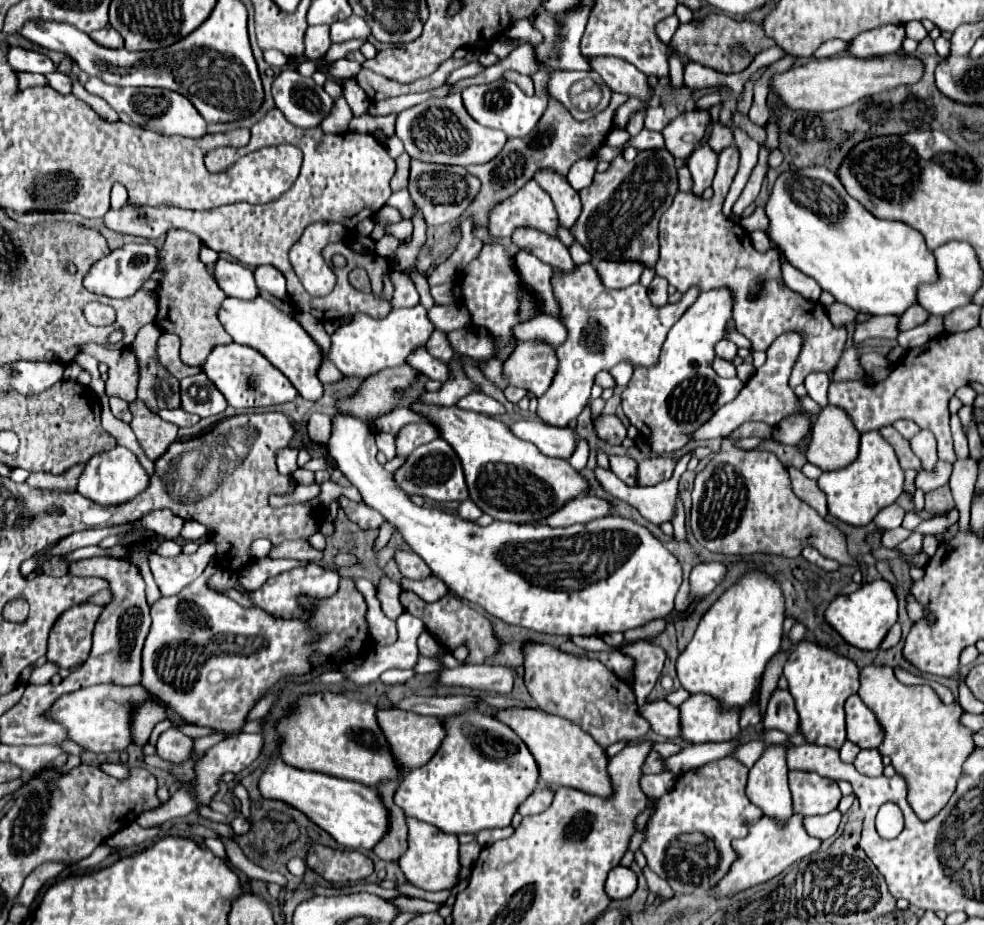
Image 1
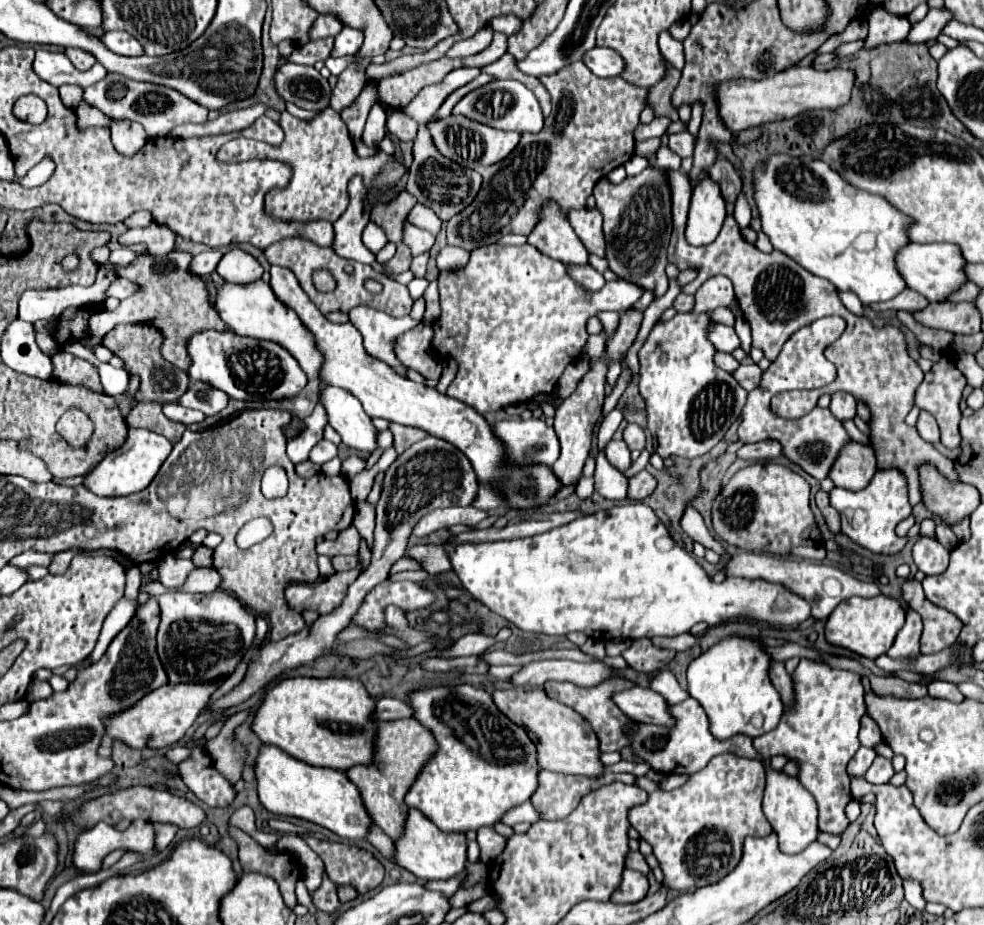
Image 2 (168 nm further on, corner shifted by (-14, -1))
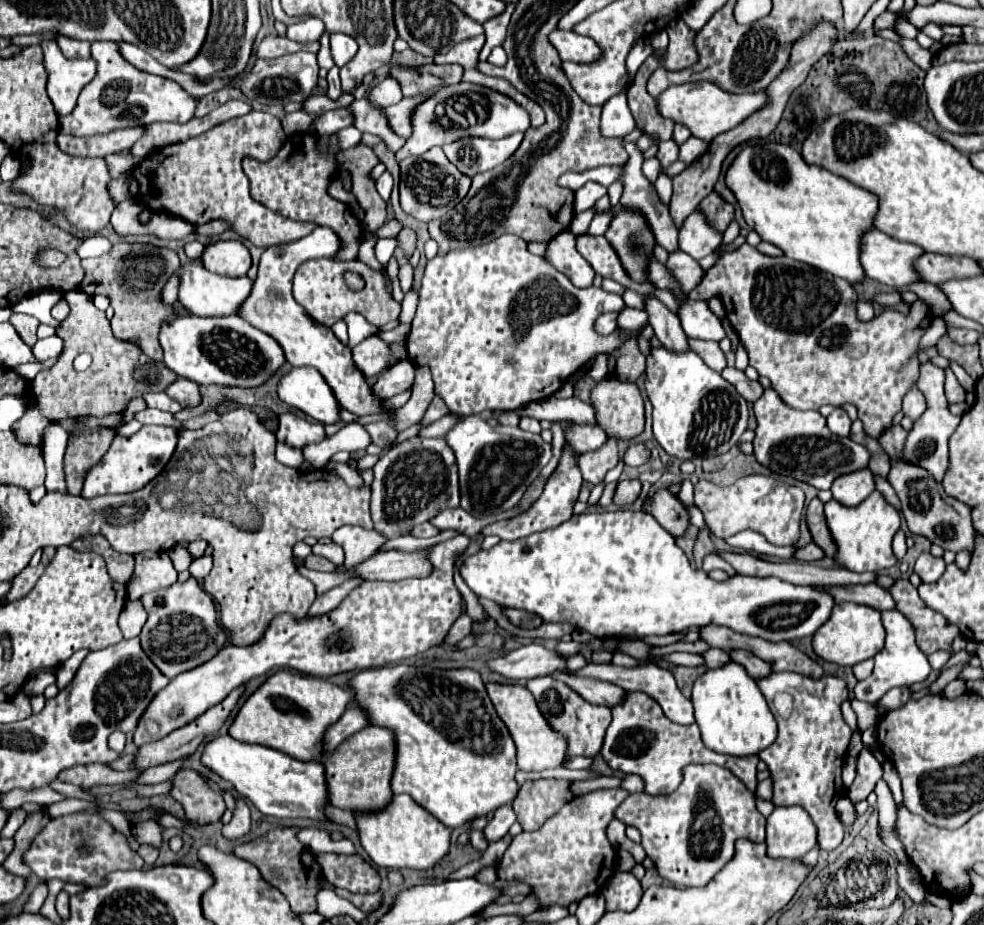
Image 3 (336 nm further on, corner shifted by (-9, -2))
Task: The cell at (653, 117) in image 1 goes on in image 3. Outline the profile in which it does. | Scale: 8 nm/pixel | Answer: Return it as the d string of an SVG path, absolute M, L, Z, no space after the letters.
M653 156L650 159L647 159L643 162L642 171L643 174L649 179L652 183L654 183L661 172L661 165L659 160Z

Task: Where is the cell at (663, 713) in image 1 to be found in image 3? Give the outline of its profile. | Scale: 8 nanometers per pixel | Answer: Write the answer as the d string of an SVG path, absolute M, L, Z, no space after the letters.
M551 673L555 679L561 679L567 683L571 689L575 689L585 701L593 705L605 705L605 707L615 707L625 701L625 691L621 687L605 683L605 681L593 681L593 679L579 679L573 675L563 675L563 673Z

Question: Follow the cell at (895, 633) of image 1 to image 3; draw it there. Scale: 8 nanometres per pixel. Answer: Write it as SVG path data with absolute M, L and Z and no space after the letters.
M889 609L889 611L881 613L881 617L885 623L885 631L887 631L885 647L875 657L875 669L873 669L871 677L867 677L855 685L855 697L859 701L879 701L879 697L883 697L891 687L921 683L931 673L931 665L929 665L925 653L915 645L915 631L913 631L913 625L909 623L909 619L899 609Z

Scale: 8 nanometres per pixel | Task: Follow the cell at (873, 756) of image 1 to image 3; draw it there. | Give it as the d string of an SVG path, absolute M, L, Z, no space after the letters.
M863 749L859 753L859 759L857 759L857 777L855 777L853 785L847 789L847 797L853 803L865 799L875 789L875 785L881 777L883 777L881 763L873 757L871 751Z

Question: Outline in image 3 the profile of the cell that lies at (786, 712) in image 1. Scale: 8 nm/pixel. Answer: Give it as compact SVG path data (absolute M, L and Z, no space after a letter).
M735 649L735 651L731 651L729 655L731 655L733 661L745 665L747 673L749 673L753 679L763 679L763 677L767 677L767 675L773 673L773 667L771 667L767 661L761 661L759 657L755 657L755 655L749 653L749 651Z

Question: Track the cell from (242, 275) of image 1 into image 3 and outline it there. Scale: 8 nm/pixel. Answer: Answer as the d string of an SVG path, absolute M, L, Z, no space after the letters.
M241 241L209 243L201 259L207 271L227 277L243 277L251 269L251 255Z

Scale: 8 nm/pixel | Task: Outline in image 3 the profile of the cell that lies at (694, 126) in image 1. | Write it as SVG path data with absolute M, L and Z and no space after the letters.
M673 139L661 141L661 143L659 143L657 157L659 157L659 161L661 161L661 167L673 165L673 163L679 159L679 145L677 145Z

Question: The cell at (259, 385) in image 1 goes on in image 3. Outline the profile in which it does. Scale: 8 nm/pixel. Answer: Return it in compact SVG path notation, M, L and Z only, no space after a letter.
M187 315L165 325L159 341L165 353L165 365L179 377L191 379L199 385L255 389L269 381L287 361L281 345L271 335L253 329L241 317L205 319Z

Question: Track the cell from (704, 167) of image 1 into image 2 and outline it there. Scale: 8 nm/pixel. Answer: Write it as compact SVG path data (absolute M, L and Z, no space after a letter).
M706 178L694 188L688 224L686 224L686 242L692 246L706 246L716 240L726 218L724 198L718 192L718 186Z

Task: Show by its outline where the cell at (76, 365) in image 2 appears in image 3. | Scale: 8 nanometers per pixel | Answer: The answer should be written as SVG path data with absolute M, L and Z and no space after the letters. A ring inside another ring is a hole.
M75 289L65 293L65 299L71 307L71 315L57 329L57 335L65 341L63 353L53 367L43 369L31 381L33 393L37 395L37 401L41 403L41 411L45 411L45 417L57 421L81 415L101 417L115 411L123 411L131 399L151 391L165 391L177 379L177 375L169 371L165 363L149 359L137 343L115 339L105 311L99 311L87 293ZM83 351L93 355L93 363L89 365L89 369L77 373L73 369L73 359Z

